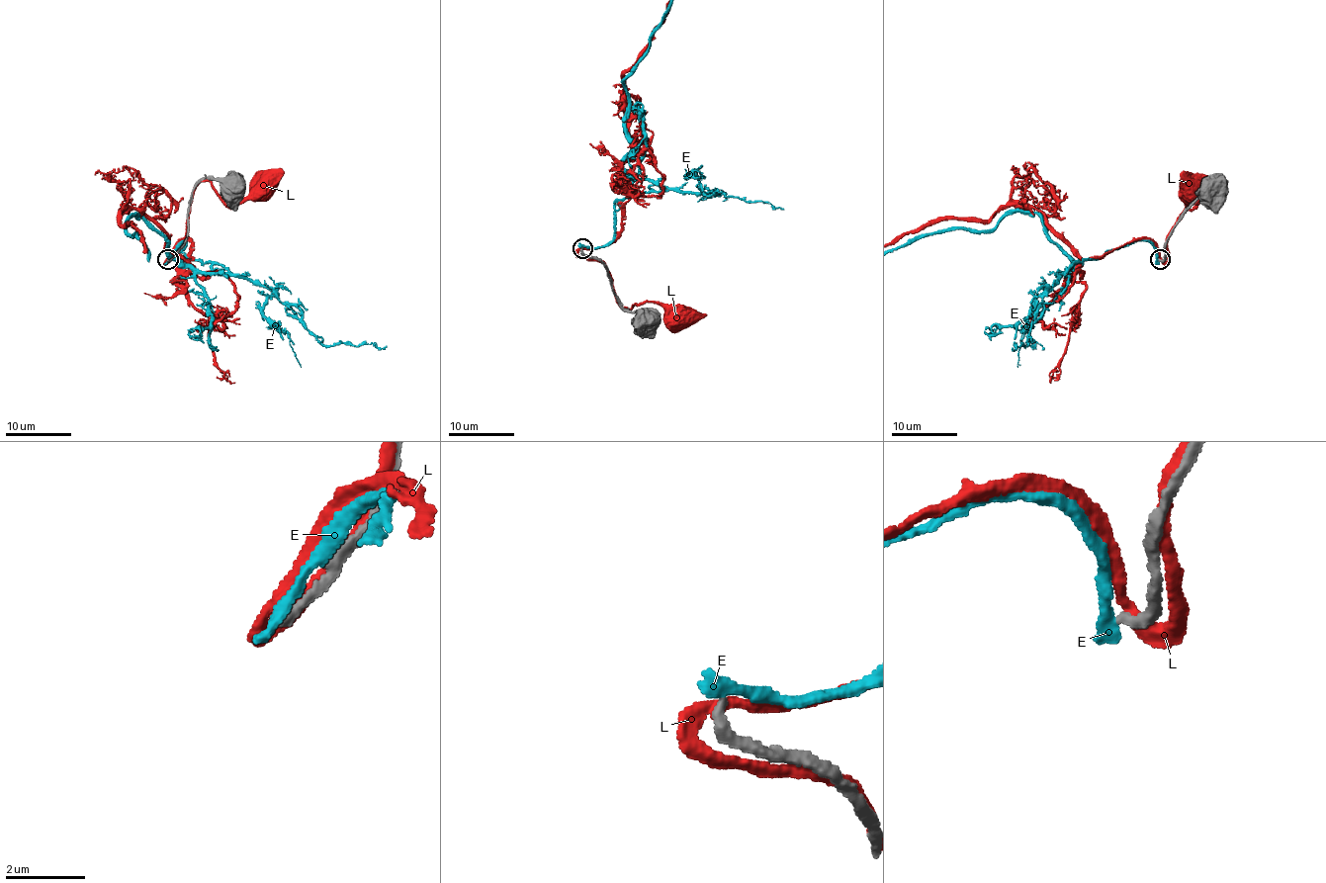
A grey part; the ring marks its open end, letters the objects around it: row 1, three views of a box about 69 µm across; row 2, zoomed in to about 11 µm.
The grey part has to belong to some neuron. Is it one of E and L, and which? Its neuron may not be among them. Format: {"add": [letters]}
{"add": []}

